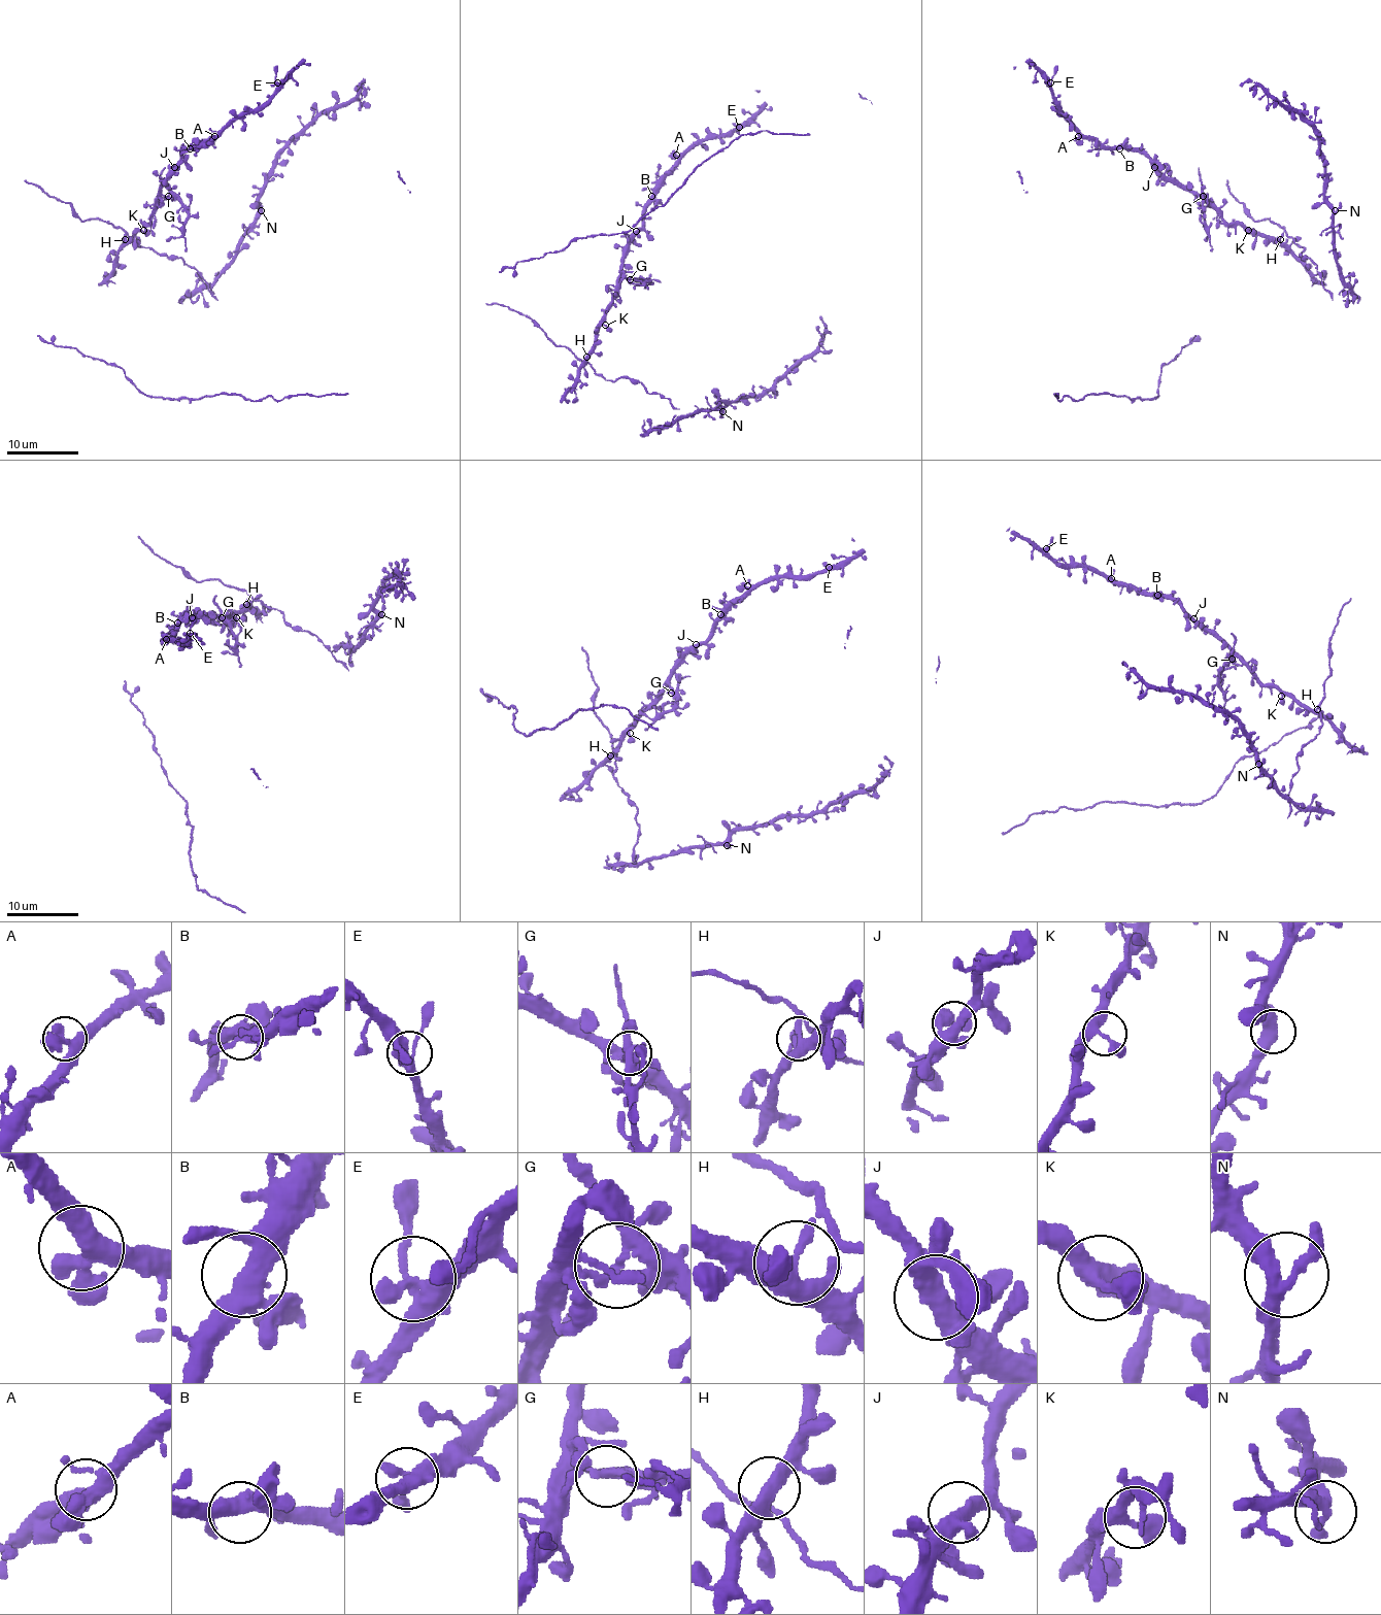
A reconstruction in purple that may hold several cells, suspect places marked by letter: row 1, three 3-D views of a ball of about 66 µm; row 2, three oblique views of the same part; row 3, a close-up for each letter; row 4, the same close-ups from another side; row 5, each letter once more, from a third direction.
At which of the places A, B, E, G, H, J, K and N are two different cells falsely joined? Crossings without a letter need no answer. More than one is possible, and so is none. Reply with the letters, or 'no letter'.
G, H

